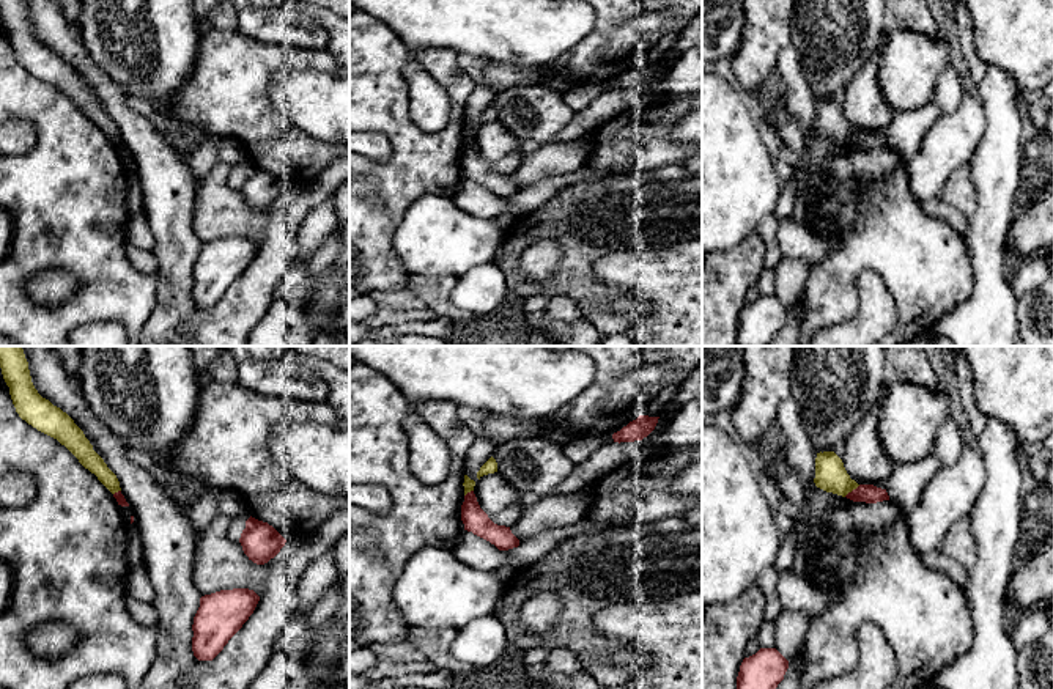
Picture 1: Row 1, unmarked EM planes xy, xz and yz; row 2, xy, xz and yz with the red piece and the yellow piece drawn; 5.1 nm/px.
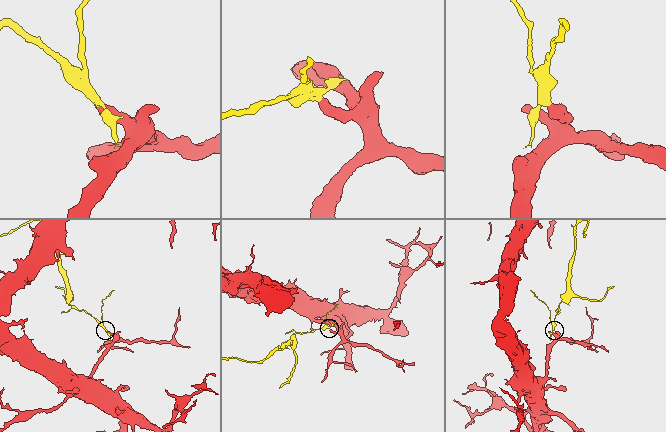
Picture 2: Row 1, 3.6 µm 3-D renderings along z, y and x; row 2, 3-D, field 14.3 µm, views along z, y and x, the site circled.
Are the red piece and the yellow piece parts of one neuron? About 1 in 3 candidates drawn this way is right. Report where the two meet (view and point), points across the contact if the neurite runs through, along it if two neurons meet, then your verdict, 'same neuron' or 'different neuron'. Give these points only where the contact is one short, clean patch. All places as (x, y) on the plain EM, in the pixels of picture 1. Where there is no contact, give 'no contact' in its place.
meets red in yz at (853, 137); border along yz (860, 132), (844, 143); different neuron

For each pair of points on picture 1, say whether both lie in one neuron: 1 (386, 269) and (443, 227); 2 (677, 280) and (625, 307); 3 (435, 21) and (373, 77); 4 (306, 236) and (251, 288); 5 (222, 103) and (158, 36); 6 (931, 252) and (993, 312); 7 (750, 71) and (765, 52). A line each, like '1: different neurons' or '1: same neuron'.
1: different neurons
2: different neurons
3: different neurons
4: different neurons
5: different neurons
6: different neurons
7: same neuron

